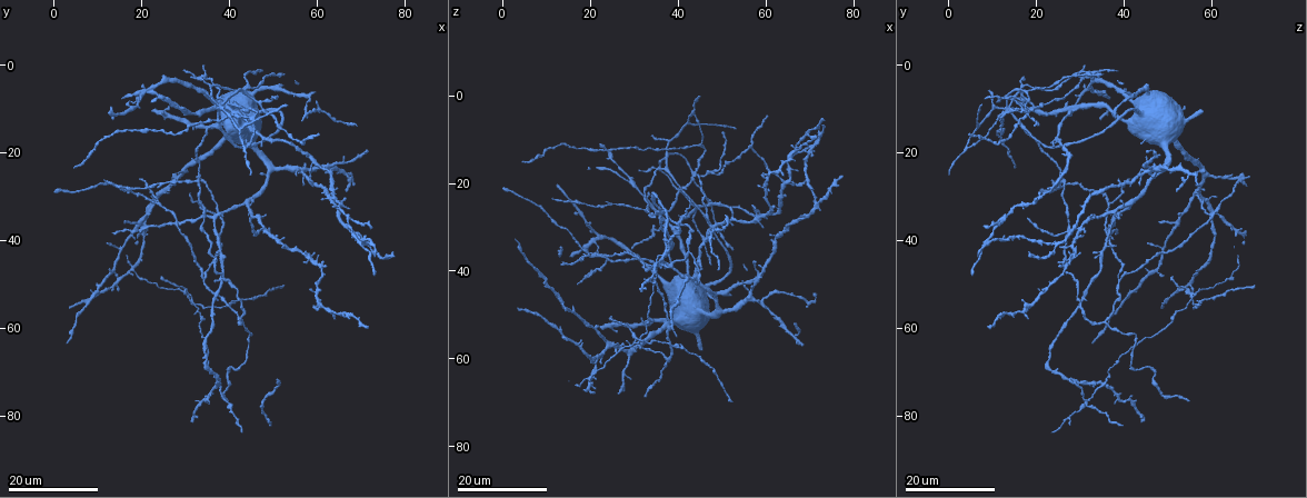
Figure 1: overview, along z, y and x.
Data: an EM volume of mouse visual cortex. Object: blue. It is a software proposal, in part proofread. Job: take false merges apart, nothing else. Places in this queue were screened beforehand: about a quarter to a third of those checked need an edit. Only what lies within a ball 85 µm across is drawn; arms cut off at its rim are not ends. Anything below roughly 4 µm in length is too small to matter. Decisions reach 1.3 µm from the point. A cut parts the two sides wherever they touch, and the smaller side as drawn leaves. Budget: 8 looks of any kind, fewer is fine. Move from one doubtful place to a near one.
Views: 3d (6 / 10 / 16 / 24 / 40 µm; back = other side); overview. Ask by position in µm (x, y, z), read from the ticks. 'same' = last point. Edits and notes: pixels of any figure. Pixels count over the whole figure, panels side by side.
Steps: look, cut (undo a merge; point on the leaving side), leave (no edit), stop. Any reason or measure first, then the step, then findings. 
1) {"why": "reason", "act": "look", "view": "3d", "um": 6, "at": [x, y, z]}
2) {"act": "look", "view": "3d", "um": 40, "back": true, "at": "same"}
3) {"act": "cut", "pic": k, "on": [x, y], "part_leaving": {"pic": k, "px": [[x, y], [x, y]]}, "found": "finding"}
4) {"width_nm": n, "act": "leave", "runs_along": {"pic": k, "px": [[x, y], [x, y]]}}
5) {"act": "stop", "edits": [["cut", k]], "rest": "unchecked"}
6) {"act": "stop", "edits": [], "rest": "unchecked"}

{"why": "side arm on a straight run", "act": "look", "view": "3d", "um": 16, "at": [34.0, 48.5, 39.0]}

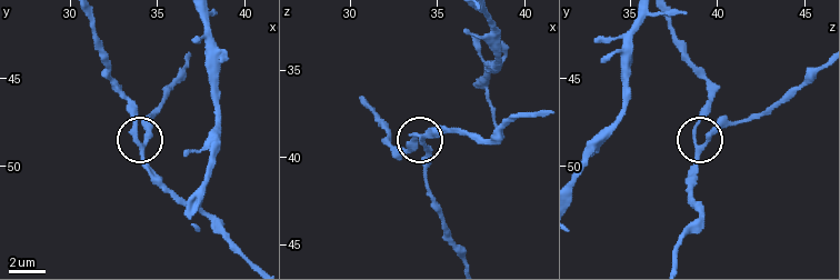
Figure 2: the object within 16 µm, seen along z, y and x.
{"act": "look", "view": "3d", "um": 6, "at": [34.2, 48.9, 38.9]}

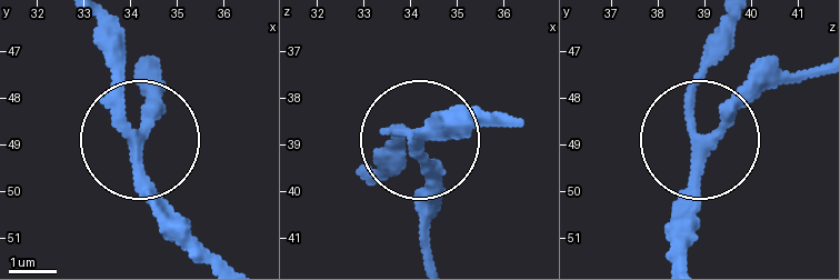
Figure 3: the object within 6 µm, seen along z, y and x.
{"side_arm_um": 44, "arms": 3, "act": "leave", "found": "one neuron here"}

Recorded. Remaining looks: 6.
{"act": "look", "view": "3d", "um": 24, "at": [48.0, 38.0, 30.0]}

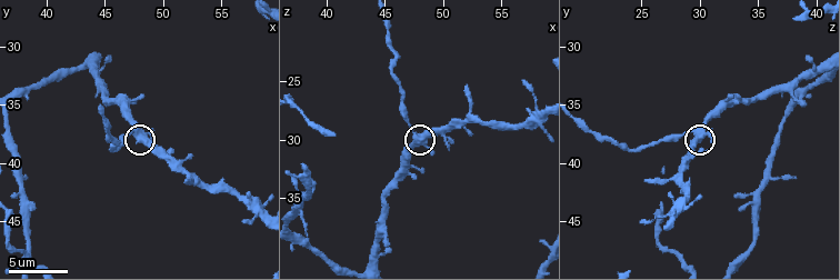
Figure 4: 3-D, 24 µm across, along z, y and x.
{"act": "look", "view": "3d", "um": 10, "at": [47.8, 37.4, 29.6]}

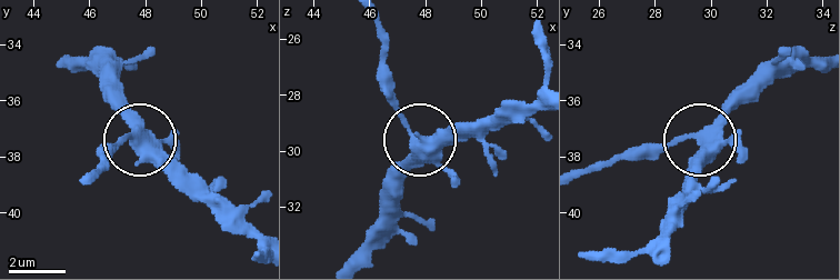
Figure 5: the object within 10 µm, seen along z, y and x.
{"width_nm": 470, "act": "cut", "pic": 5, "on": [114, 144], "part_leaving": {"pic": 5, "px": [[700, 139], [580, 170]]}, "found": "two neurons meet here"}

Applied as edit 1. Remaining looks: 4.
{"act": "look", "view": "3d", "um": 16, "at": [50.0, 24.0, 49.5]}

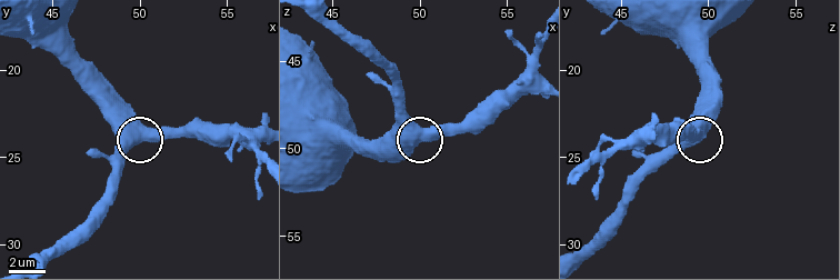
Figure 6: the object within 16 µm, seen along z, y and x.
{"why": "zoom in", "act": "look", "view": "3d", "um": 10, "at": [50.1, 23.8, 49.1]}

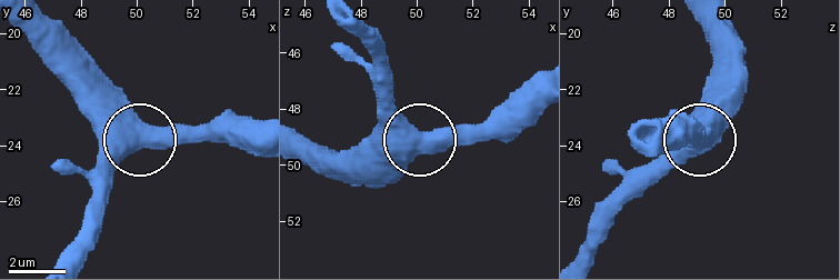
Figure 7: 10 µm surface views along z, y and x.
{"act": "leave", "found": "one neuron here"}

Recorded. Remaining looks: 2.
{"why": "three-way junction", "act": "look", "view": "3d", "um": 16, "at": [18.5, 35.5, 52.0]}

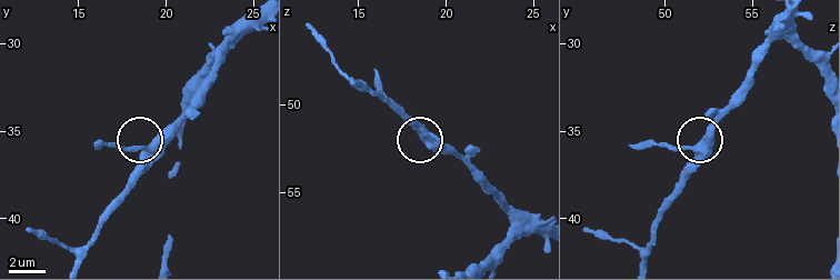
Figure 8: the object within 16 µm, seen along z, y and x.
{"why": "zoom in", "act": "look", "view": "3d", "um": 10, "at": [18.7, 36.1, 51.6]}

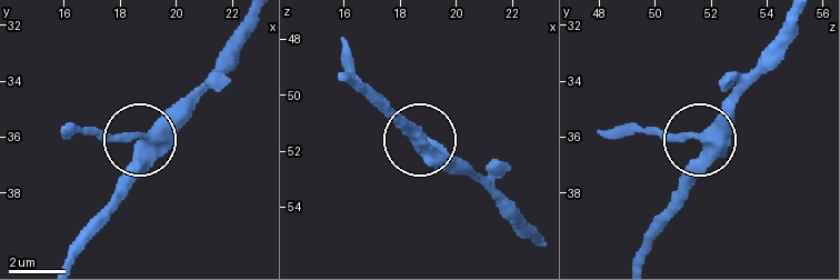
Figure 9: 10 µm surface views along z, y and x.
{"side_arm_um": 5, "act": "leave", "found": "all the same neuron"}

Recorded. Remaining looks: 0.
{"act": "stop", "edits": [["cut", 5]], "rest": "unchecked"}

